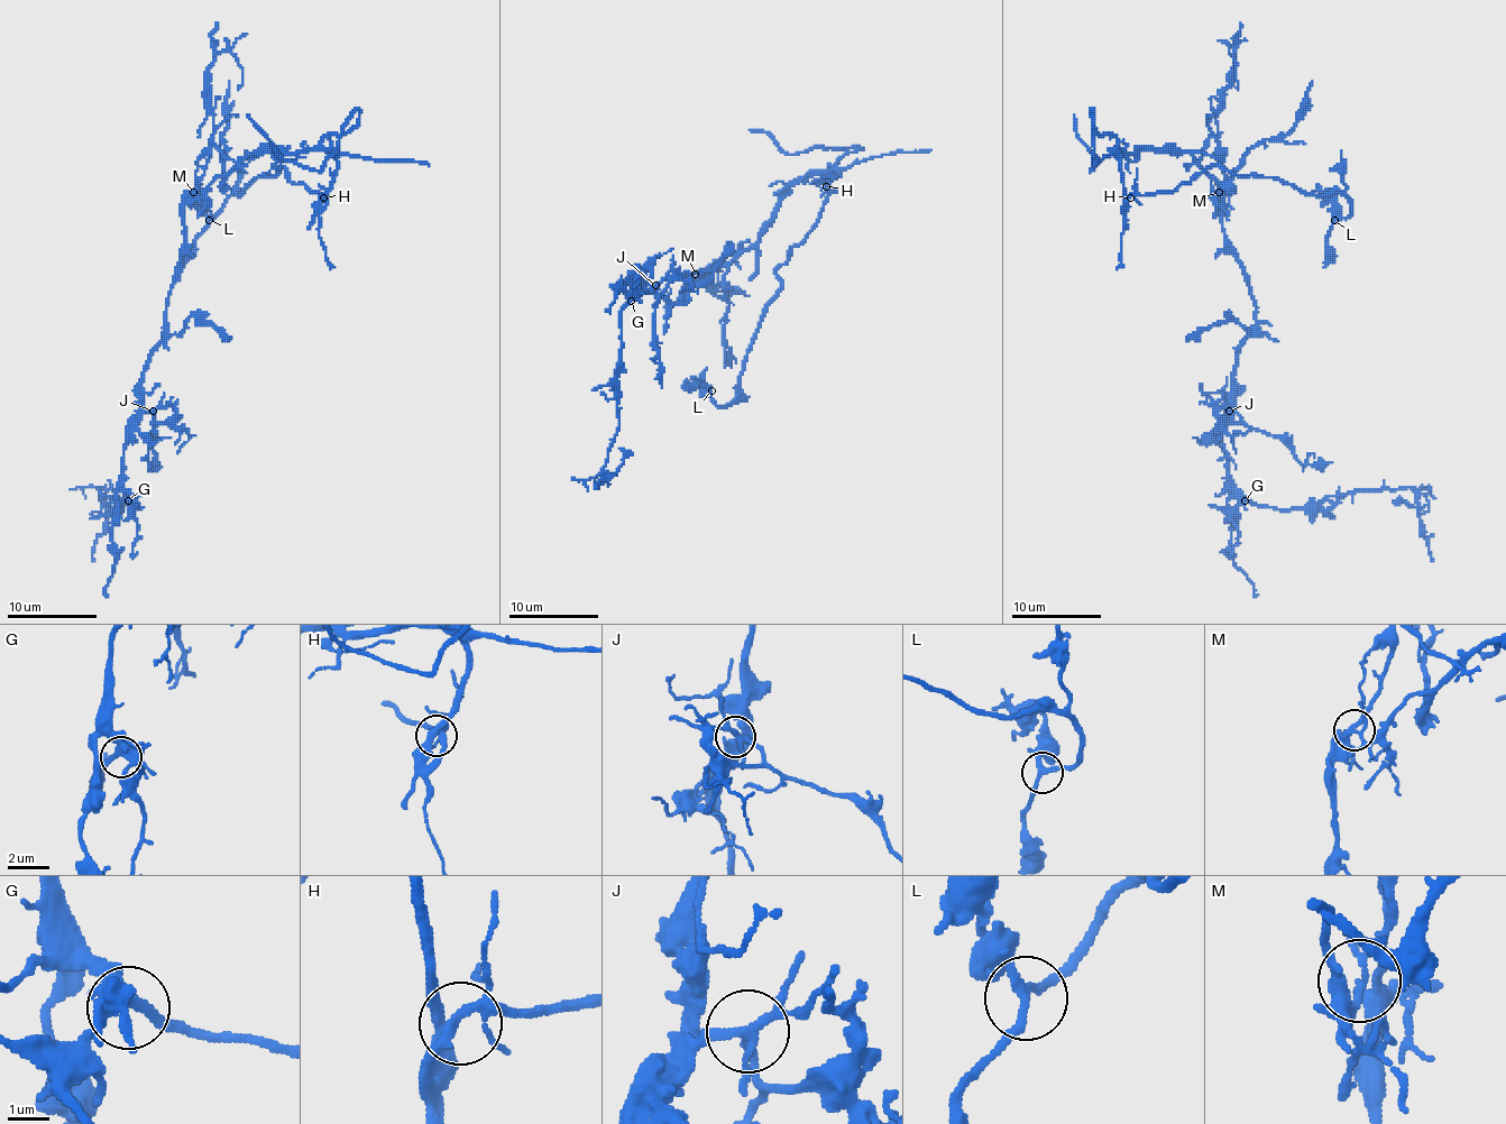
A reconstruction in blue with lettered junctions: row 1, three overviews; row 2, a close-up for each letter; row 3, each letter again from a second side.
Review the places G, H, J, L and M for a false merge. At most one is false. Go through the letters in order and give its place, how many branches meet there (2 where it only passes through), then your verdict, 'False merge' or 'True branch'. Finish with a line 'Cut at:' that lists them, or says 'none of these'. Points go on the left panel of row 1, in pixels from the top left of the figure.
G: Place: (128, 500). Branches: 6. True branch
H: Place: (323, 197). Branches: 4. True branch
J: Place: (153, 411). Branches: 5. True branch
L: Place: (209, 220). Branches: 3. True branch
M: Place: (193, 192). Branches: 6. False merge
Cut at: M

